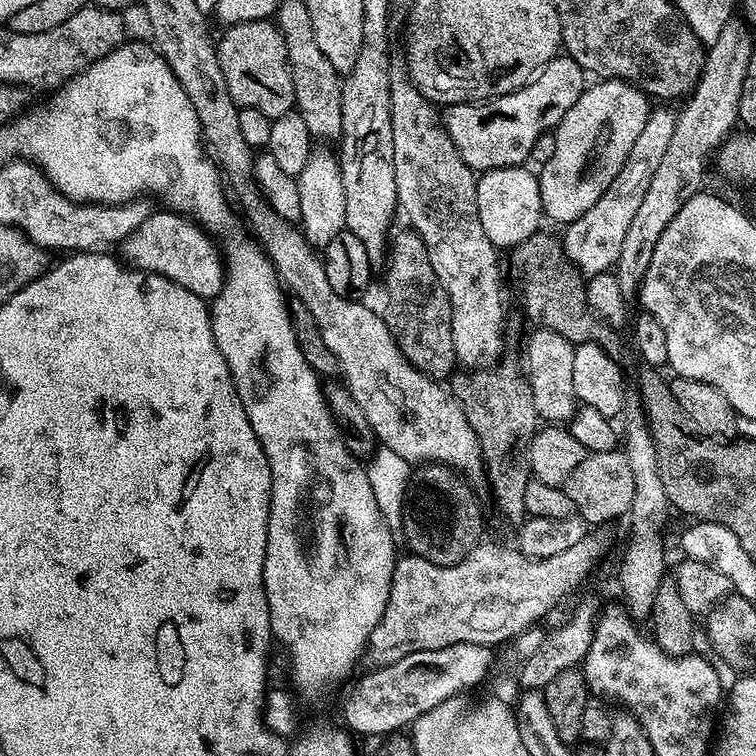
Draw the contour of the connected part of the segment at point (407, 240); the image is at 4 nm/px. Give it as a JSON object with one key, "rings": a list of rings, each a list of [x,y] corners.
{"rings":[[[415,230],[407,231],[395,235],[396,249],[393,247],[390,252],[392,269],[388,272],[388,328],[402,354],[419,372],[431,380],[444,382],[453,375],[458,364],[452,337],[450,298],[430,262],[430,254],[422,238]]]}

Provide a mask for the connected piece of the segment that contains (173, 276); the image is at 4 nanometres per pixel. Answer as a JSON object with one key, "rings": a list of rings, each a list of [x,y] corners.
{"rings":[[[171,210],[163,211],[153,211],[142,222],[142,226],[138,226],[138,230],[123,240],[123,259],[139,271],[156,272],[159,276],[178,282],[178,286],[190,290],[190,294],[198,294],[204,301],[211,301],[224,285],[226,264],[222,252],[220,254],[216,249],[212,241],[215,239],[195,220]]]}

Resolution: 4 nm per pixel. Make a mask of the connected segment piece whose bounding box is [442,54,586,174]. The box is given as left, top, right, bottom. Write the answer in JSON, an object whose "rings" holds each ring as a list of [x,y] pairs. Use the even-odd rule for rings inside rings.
{"rings":[[[557,54],[535,80],[527,86],[505,96],[493,96],[483,102],[453,104],[443,113],[442,124],[447,128],[460,157],[470,166],[472,171],[483,174],[495,168],[514,168],[523,165],[530,157],[534,144],[541,133],[551,133],[556,125],[566,118],[566,114],[578,102],[586,87],[586,73],[578,62],[574,62],[567,54]]]}

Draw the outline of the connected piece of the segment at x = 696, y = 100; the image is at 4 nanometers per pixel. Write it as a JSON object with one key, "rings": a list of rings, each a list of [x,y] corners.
{"rings":[[[733,18],[722,26],[718,42],[707,45],[704,73],[687,97],[688,105],[679,109],[674,134],[670,134],[670,146],[666,146],[666,155],[658,170],[654,170],[654,178],[650,178],[650,190],[646,190],[646,198],[642,206],[638,206],[638,214],[622,242],[622,254],[618,254],[614,275],[625,298],[639,293],[646,270],[650,270],[650,258],[654,258],[654,246],[658,246],[658,238],[662,238],[662,230],[666,230],[666,226],[674,222],[674,214],[678,214],[678,210],[682,210],[682,206],[686,206],[686,202],[705,187],[704,170],[708,159],[711,156],[713,159],[714,153],[735,129],[732,127],[737,127],[742,82],[746,82],[746,66],[750,66],[750,50],[754,47],[748,31],[749,25],[743,19]]]}

